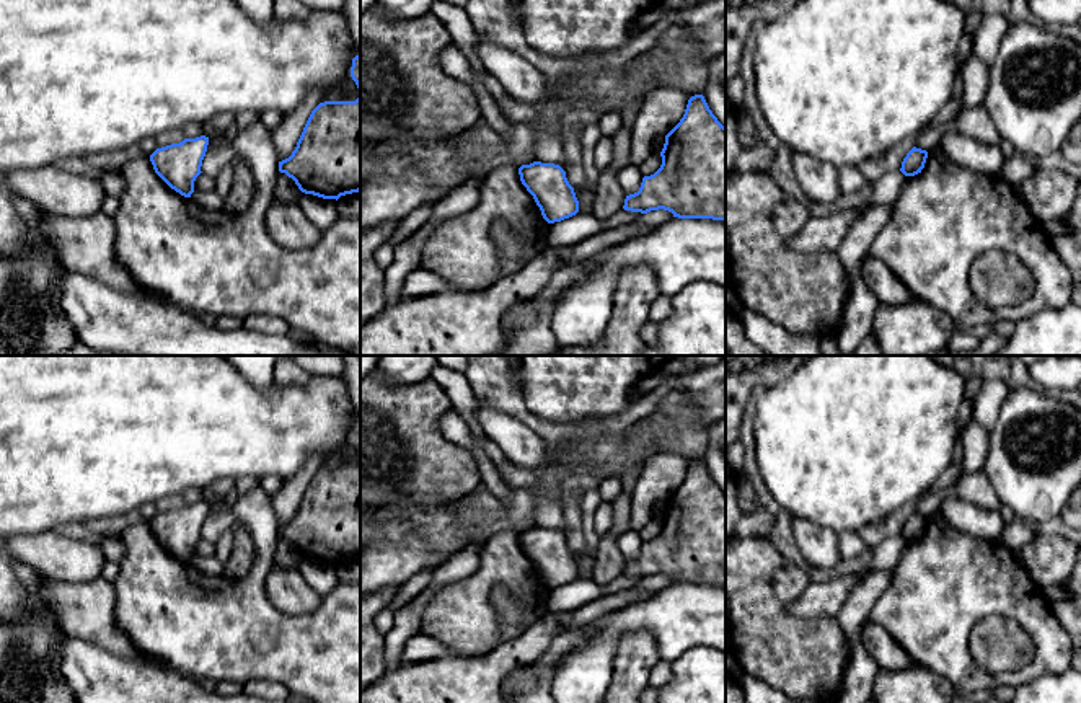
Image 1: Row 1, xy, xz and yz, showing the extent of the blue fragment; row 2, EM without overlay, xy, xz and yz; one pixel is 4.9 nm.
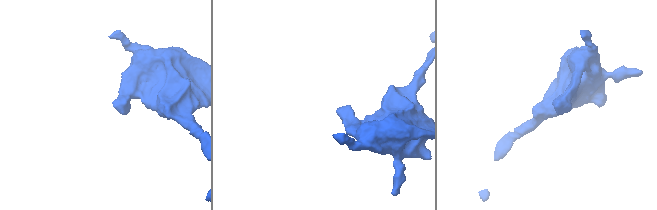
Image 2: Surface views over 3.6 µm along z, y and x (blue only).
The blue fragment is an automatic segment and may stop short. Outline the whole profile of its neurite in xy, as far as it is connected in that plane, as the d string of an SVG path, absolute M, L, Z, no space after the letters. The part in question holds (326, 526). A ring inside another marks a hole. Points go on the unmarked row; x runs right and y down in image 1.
M360 460L355 466L324 466L310 480L303 497L292 520L279 527L279 537L295 546L305 559L323 564L339 564L341 561L360 556Z

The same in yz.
M913 512L903 524L900 537L905 542L915 542L921 538L921 535L924 533L926 524L928 524L926 515Z

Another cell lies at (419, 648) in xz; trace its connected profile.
M416 634L403 648L401 661L409 662L427 662L442 657L460 657L457 652L440 644L430 636Z

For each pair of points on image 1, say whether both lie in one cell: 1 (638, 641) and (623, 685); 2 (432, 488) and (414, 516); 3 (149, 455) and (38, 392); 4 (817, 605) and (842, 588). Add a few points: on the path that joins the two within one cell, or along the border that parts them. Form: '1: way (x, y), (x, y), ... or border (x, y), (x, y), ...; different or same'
1: way (638, 653), (631, 674); same
2: border (455, 501), (408, 495), (388, 506); different
3: way (121, 428), (85, 392), (66, 392); same
4: way (824, 599), (835, 591); same

